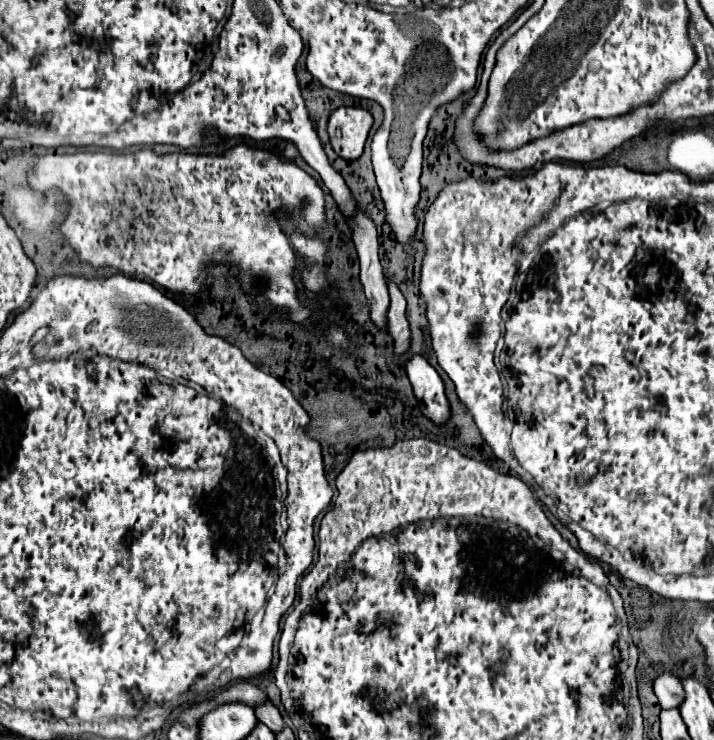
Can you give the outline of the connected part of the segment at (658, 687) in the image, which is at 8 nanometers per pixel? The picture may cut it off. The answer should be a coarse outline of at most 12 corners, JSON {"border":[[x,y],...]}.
{"border":[[672,674],[658,676],[654,692],[662,710],[680,708],[684,686]]}

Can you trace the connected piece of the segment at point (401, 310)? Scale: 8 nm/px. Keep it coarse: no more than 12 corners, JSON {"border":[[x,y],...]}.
{"border":[[388,282],[388,332],[394,356],[410,346],[406,300],[394,282]]}

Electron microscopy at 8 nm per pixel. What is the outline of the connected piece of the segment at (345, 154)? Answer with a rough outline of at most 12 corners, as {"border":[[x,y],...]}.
{"border":[[338,108],[328,120],[332,148],[346,160],[364,152],[372,116]]}

